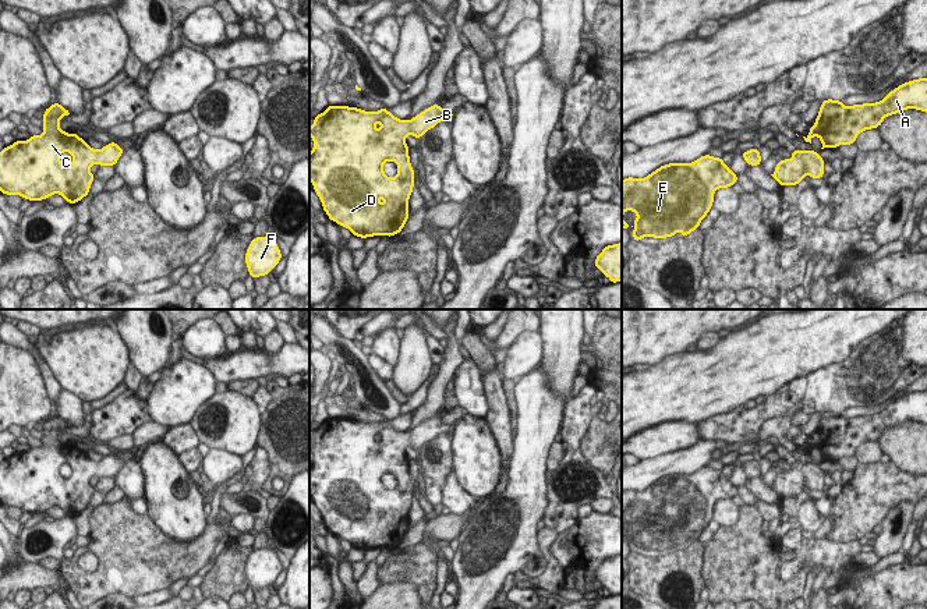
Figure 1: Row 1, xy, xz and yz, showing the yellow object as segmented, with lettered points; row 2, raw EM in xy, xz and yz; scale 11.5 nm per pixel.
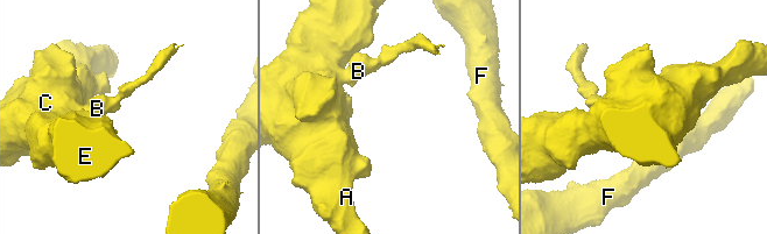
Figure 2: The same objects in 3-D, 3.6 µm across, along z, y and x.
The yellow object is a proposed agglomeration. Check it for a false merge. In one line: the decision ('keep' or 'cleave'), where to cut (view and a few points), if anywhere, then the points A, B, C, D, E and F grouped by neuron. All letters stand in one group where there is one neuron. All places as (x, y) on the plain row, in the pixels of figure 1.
keep; no cut; A B C D E F

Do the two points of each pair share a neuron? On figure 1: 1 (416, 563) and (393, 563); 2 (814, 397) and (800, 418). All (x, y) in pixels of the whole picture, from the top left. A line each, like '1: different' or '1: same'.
1: same
2: different

